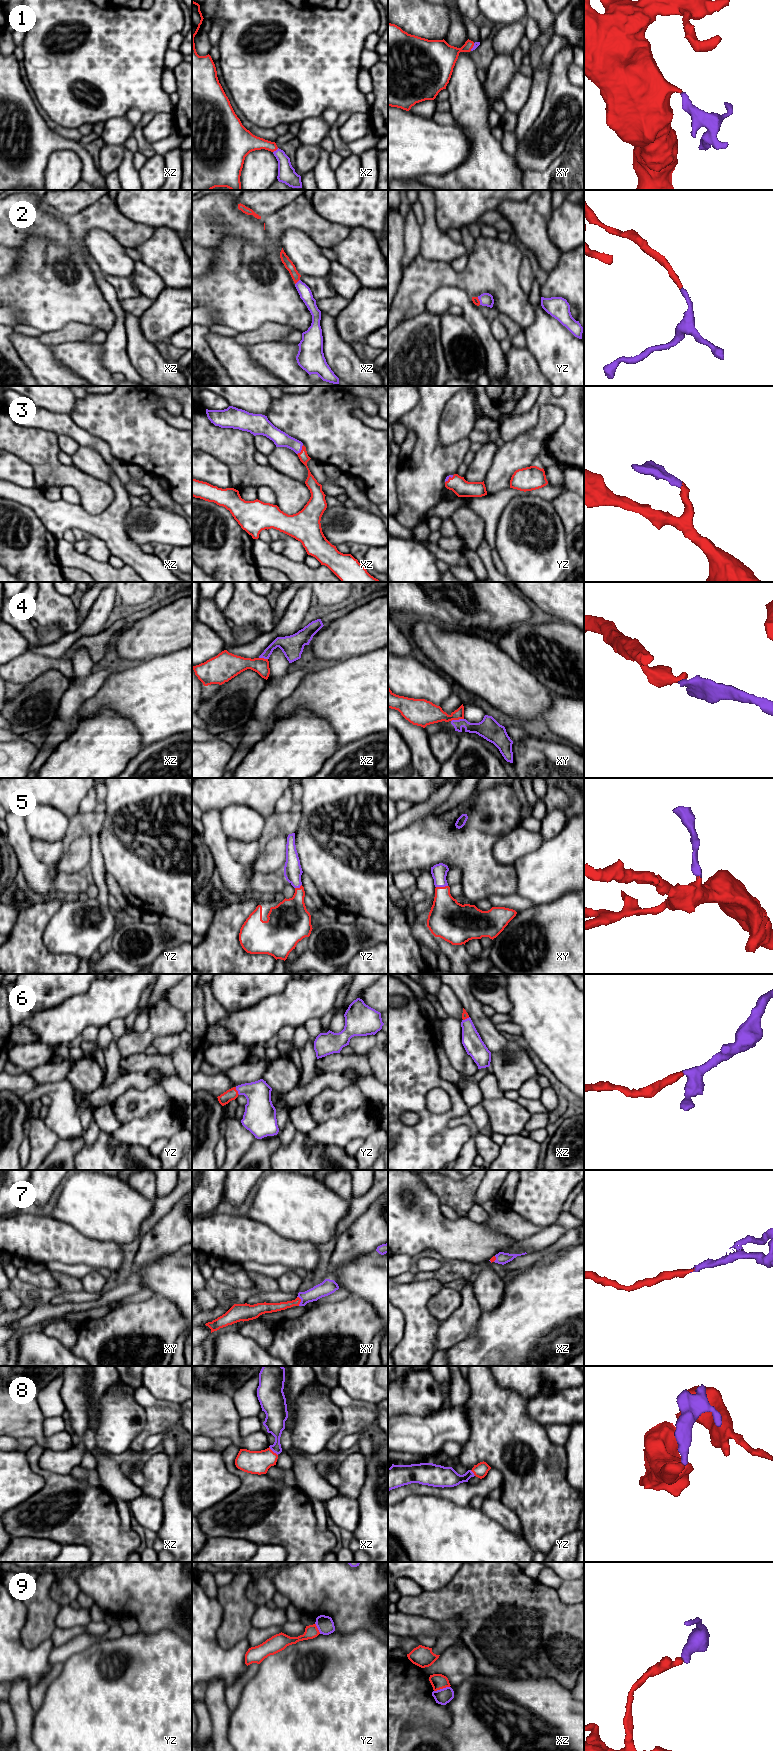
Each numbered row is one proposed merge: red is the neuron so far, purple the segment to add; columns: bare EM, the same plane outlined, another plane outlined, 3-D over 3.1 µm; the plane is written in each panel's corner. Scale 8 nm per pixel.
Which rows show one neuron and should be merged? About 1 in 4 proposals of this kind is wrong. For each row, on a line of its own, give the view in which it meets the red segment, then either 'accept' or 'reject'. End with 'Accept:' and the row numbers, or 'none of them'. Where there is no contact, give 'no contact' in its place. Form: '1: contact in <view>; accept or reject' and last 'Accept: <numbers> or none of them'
1: contact in xz; accept
2: contact in xz; accept
3: contact in xz; accept
4: contact in xy; reject
5: contact in xy; accept
6: contact in yz; accept
7: contact in xy; accept
8: contact in xz; accept
9: contact in xz; reject
Accept: 1, 2, 3, 5, 6, 7, 8

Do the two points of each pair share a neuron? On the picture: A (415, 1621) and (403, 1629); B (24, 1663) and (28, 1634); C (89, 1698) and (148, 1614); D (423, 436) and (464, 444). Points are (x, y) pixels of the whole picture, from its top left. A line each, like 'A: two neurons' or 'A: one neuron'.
A: one neuron
B: two neurons
C: two neurons
D: one neuron

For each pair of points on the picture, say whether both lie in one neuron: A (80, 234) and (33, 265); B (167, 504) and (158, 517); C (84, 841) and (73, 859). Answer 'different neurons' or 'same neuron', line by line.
A: same neuron
B: different neurons
C: same neuron

